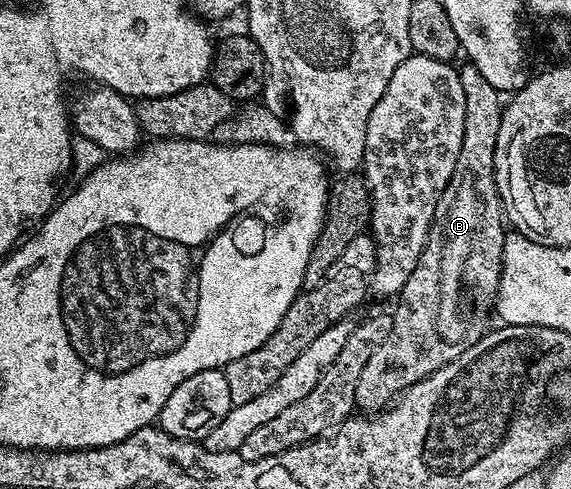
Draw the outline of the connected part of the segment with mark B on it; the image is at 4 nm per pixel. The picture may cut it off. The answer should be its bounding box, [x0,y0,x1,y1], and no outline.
[354,64,506,412]

